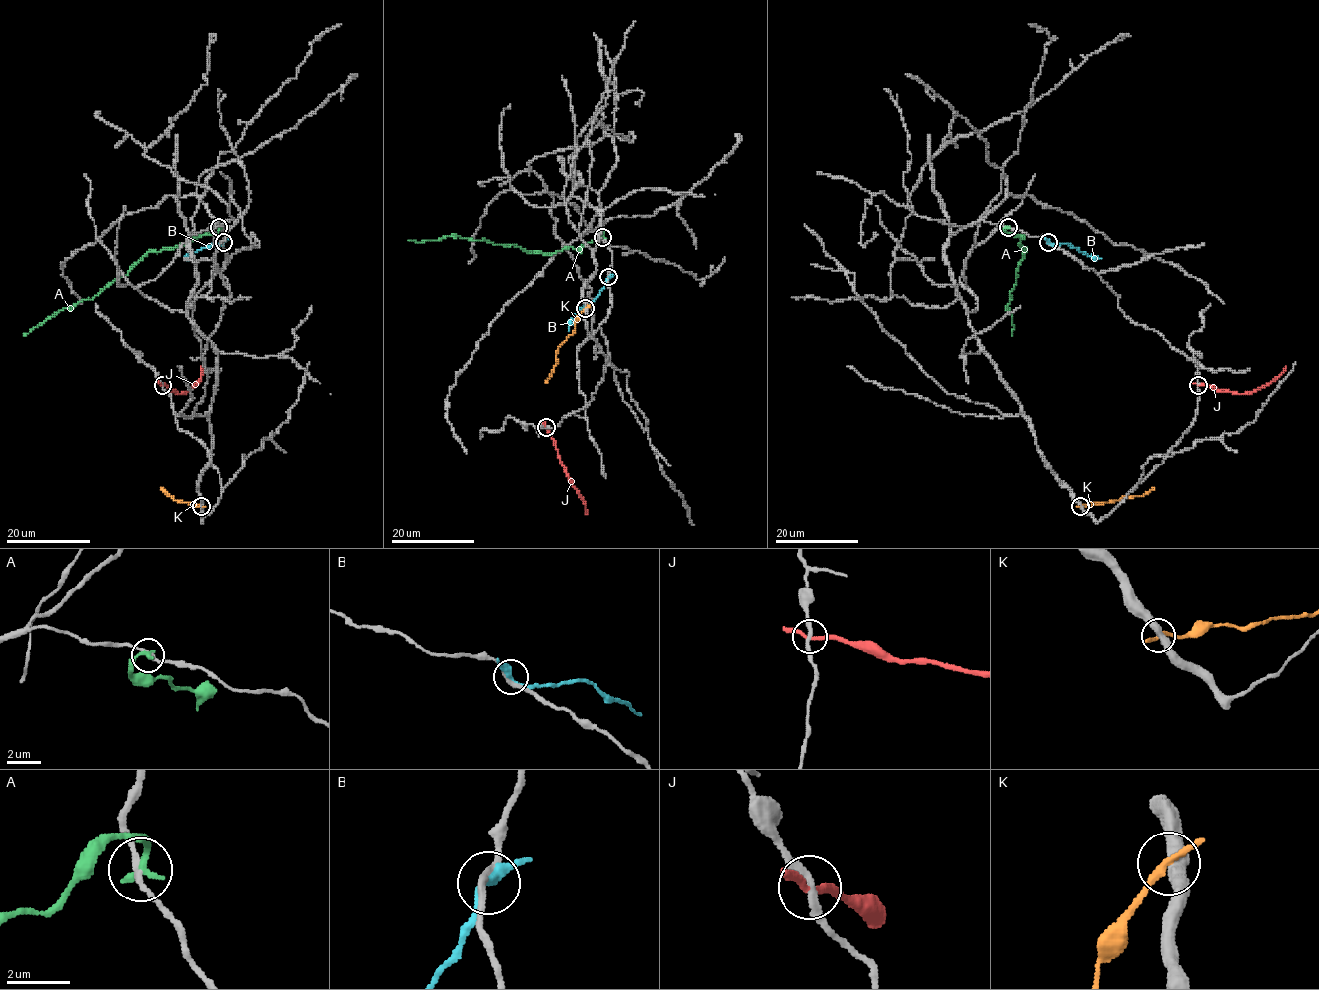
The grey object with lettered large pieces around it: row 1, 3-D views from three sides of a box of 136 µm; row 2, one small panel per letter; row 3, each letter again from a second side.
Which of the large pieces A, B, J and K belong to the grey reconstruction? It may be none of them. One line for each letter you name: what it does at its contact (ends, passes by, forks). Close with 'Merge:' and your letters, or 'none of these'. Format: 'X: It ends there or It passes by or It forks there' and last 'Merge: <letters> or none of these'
Merge: none of these

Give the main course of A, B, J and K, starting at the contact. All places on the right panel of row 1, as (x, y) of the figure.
A: (1008, 228), (1004, 232), (1017, 235), (1017, 244), (1025, 248), (1010, 293), (1011, 335)
B: (1048, 241), (1067, 242), (1086, 254), (1100, 257)
J: (1198, 385), (1249, 393), (1276, 378), (1286, 367)
K: (1080, 506), (1143, 495), (1154, 488)

